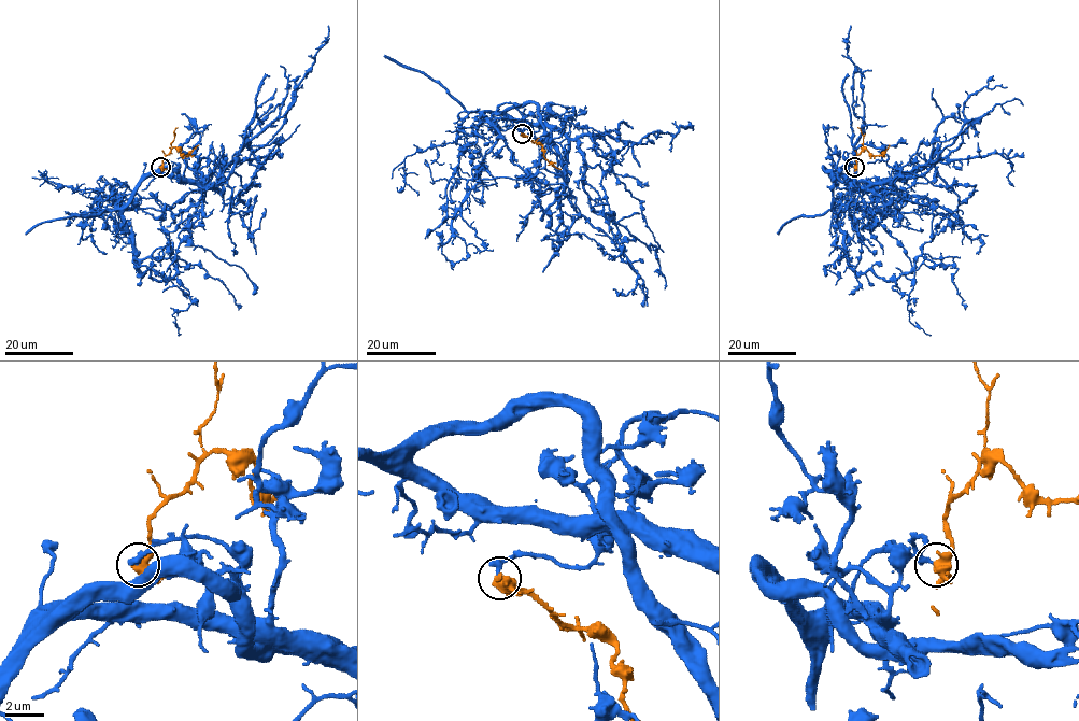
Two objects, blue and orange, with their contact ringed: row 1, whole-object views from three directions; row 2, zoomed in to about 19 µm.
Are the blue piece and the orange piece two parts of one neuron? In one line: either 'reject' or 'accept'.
accept

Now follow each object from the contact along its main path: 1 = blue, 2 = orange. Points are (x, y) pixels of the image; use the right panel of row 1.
1: (853, 167), (845, 177), (851, 216), (877, 222), (917, 269), (953, 265), (952, 281), (967, 306)
2: (854, 167), (863, 147), (880, 155), (889, 144)

